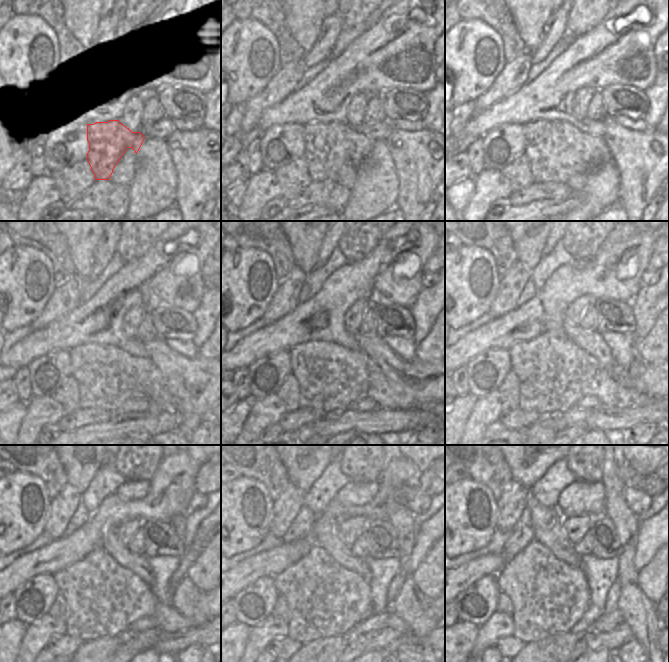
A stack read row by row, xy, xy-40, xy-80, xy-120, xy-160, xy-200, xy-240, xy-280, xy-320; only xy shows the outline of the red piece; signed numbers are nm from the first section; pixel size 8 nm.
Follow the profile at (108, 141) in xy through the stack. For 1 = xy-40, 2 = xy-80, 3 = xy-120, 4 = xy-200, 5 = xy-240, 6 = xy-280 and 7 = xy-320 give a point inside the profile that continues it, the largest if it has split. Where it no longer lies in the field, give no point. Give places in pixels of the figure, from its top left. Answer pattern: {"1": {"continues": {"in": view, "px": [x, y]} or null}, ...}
{"1": {"continues": {"in": "xy-40", "px": [328, 145]}}, "2": {"continues": {"in": "xy-80", "px": [556, 150]}}, "3": {"continues": {"in": "xy-120", "px": [108, 376]}}, "4": {"continues": {"in": "xy-200", "px": [554, 374]}}, "5": {"continues": {"in": "xy-240", "px": [104, 598]}}, "6": {"continues": {"in": "xy-280", "px": [326, 599]}}, "7": {"continues": {"in": "xy-320", "px": [549, 597]}}}

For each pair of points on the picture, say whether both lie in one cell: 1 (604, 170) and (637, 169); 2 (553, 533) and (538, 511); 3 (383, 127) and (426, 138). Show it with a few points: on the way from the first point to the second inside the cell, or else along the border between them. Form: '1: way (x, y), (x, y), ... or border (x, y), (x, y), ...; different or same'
1: border (610, 160), (618, 171), (620, 181), (619, 193); different
2: way (548, 528), (541, 516); same
3: border (393, 126), (385, 140); different

